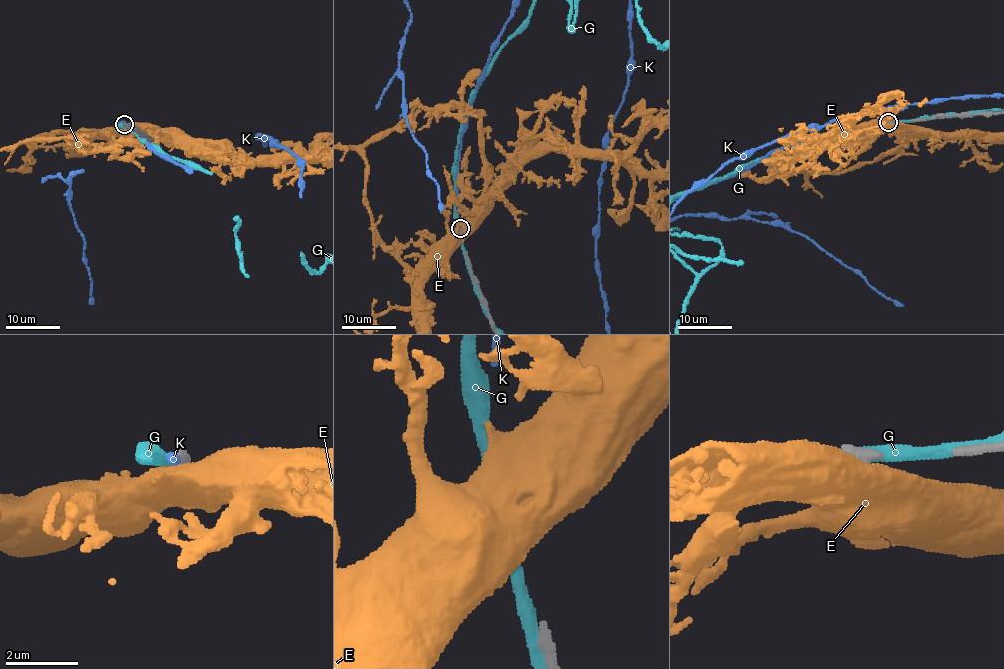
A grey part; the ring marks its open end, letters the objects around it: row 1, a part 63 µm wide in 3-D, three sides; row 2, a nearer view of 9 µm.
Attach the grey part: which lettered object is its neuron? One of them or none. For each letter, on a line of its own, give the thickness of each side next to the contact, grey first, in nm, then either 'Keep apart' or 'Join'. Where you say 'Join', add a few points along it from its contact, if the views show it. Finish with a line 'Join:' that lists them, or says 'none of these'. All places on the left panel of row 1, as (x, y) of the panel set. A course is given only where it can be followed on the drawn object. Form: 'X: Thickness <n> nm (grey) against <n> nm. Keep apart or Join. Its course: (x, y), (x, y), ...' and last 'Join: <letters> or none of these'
E: Thickness 440 nm (grey) against 850 nm. Keep apart
G: Thickness 440 nm (grey) against 320 nm. Keep apart
K: Thickness 280 nm (grey) against 150 nm. Join
Join: K

